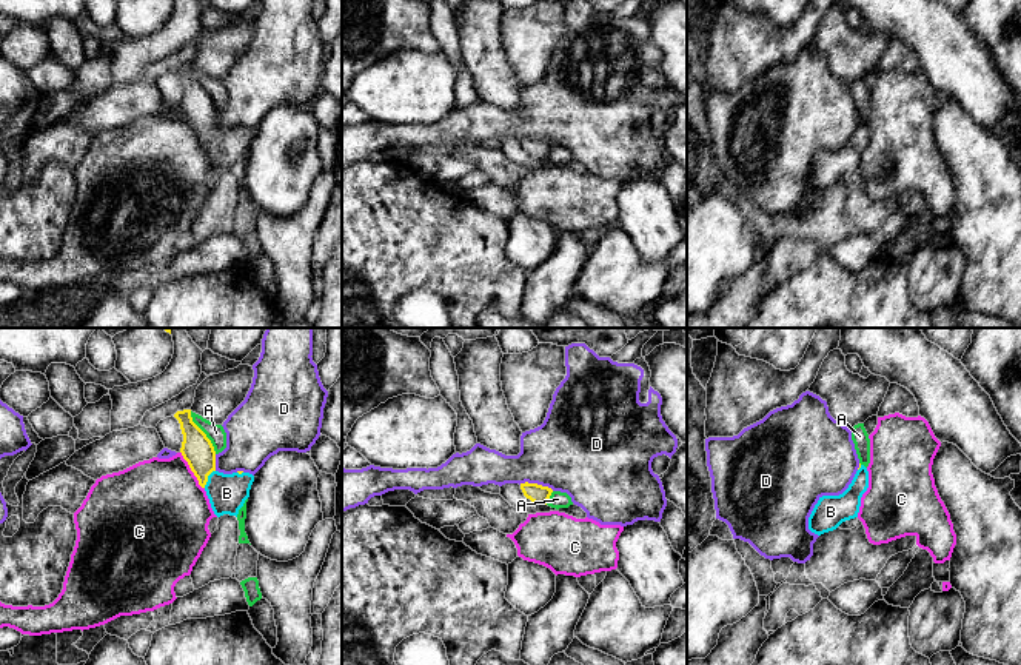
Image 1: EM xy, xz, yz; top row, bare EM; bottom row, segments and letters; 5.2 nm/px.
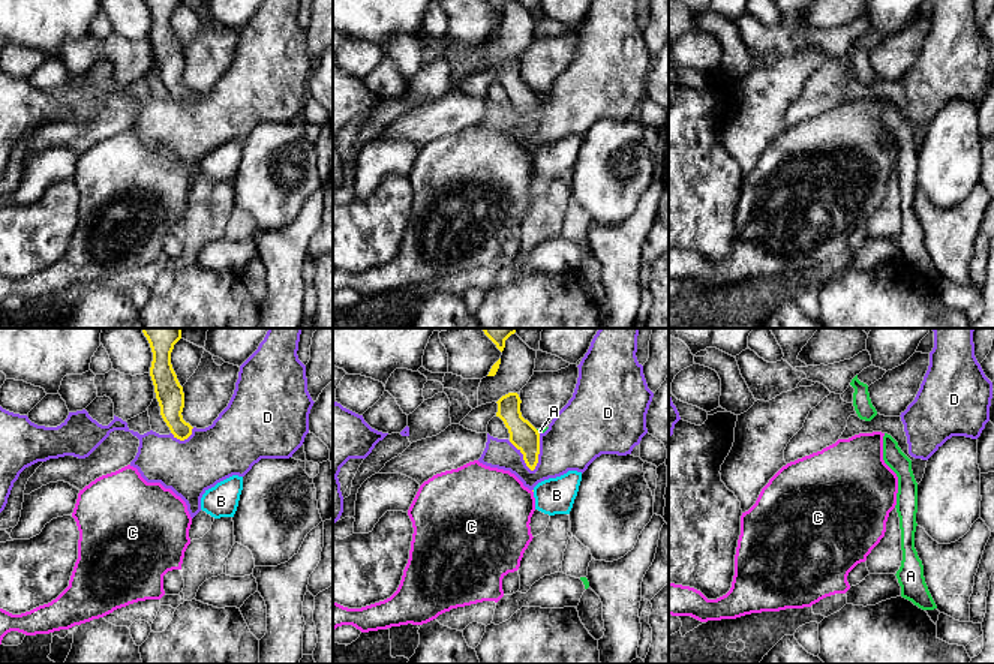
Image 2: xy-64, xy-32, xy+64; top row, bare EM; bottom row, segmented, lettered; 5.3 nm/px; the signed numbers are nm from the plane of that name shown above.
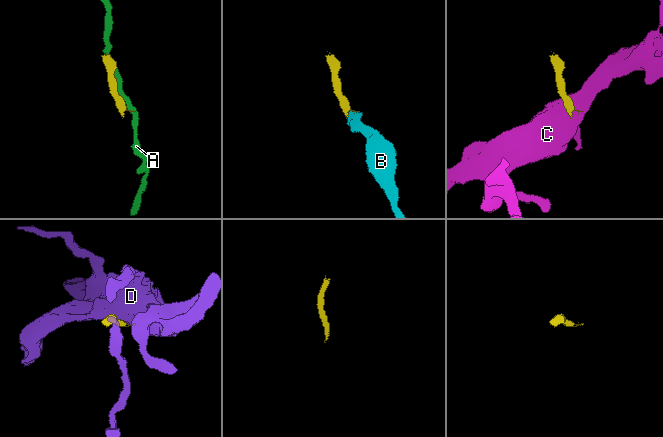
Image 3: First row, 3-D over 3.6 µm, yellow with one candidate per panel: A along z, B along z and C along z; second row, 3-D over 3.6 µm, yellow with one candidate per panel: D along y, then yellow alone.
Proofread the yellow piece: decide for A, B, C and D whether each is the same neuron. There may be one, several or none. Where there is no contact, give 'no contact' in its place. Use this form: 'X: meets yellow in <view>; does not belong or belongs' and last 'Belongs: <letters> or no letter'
A: meets yellow in xy; does not belong
B: meets yellow in xy; belongs
C: meets yellow in xy; does not belong
D: meets yellow in xz; does not belong
Belongs: B

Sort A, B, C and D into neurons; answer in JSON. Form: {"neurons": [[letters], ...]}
{"neurons": [["A"], ["B"], ["C"], ["D"]]}

